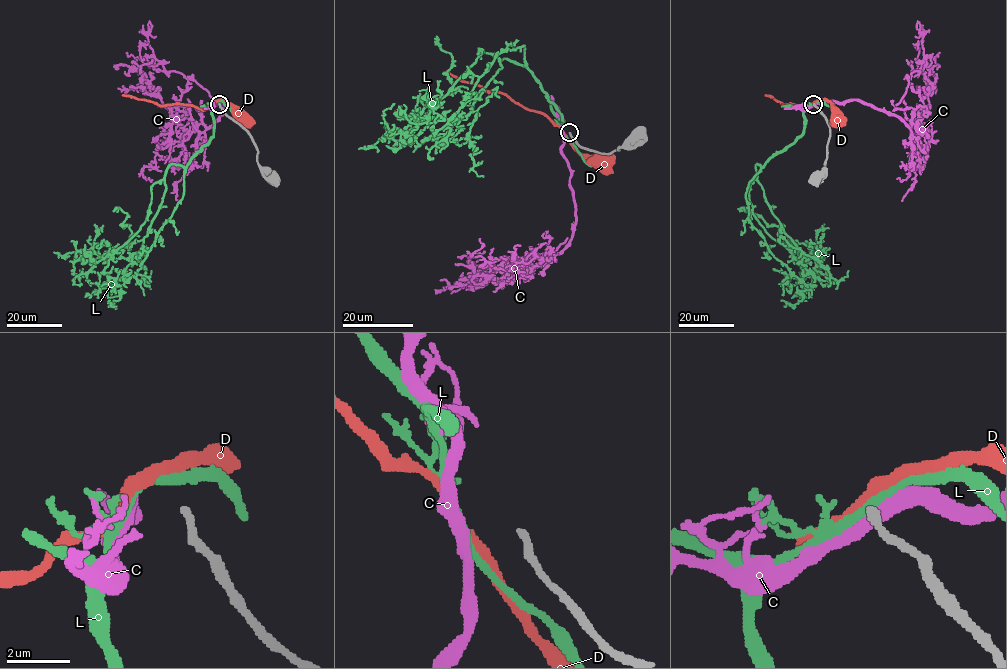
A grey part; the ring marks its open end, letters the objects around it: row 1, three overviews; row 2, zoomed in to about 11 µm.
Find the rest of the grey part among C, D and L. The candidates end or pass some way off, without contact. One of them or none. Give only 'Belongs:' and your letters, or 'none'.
Belongs: C

